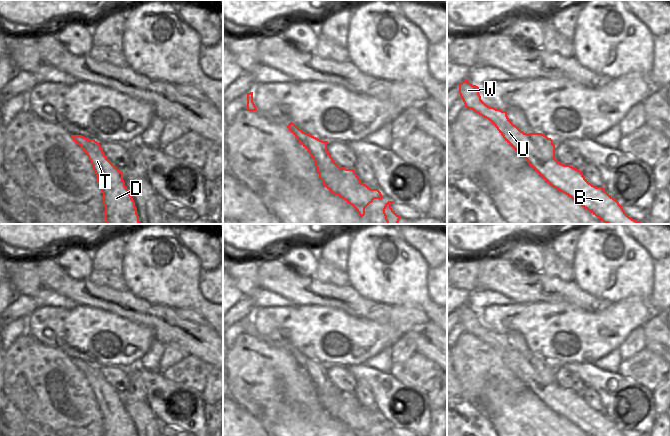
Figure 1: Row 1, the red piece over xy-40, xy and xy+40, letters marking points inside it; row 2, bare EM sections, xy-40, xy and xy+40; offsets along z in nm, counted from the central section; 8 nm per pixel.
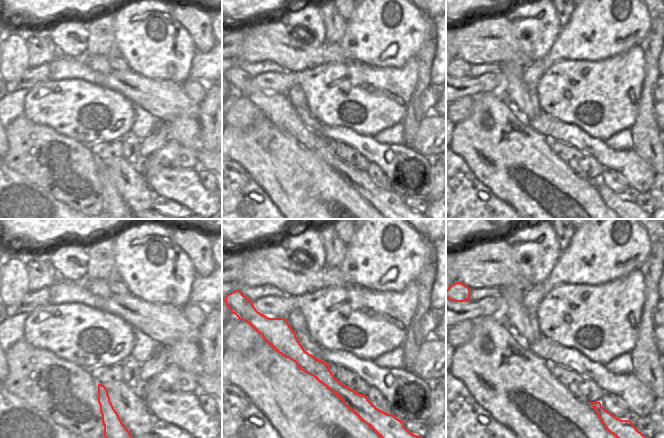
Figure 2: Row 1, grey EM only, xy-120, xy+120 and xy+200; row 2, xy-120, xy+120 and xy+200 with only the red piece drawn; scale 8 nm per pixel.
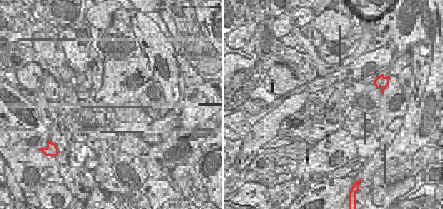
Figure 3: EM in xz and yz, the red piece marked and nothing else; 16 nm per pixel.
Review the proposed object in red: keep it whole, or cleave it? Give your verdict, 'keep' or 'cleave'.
cleave

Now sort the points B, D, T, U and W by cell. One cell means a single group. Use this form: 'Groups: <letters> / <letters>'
Groups: B U W / D T

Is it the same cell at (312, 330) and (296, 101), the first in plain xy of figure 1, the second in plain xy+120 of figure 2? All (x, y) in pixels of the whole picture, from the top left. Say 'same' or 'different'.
different

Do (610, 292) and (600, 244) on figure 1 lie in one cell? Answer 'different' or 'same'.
same

